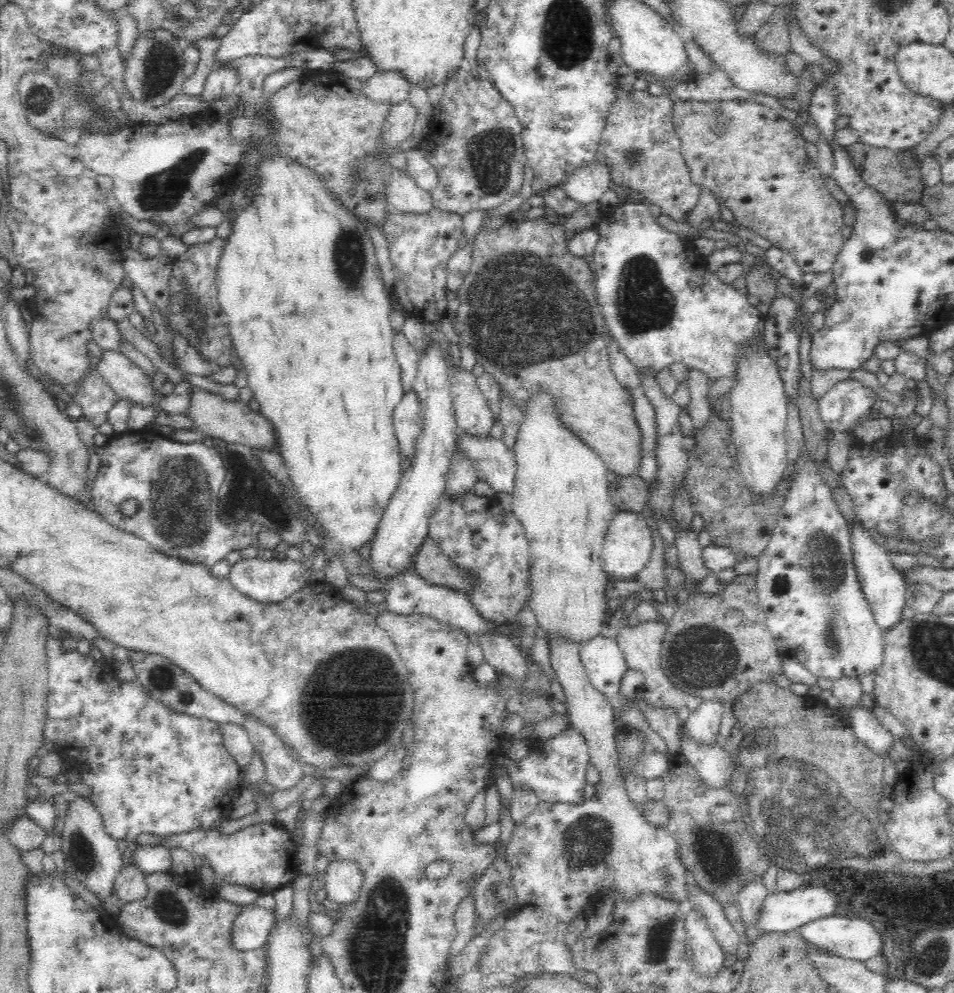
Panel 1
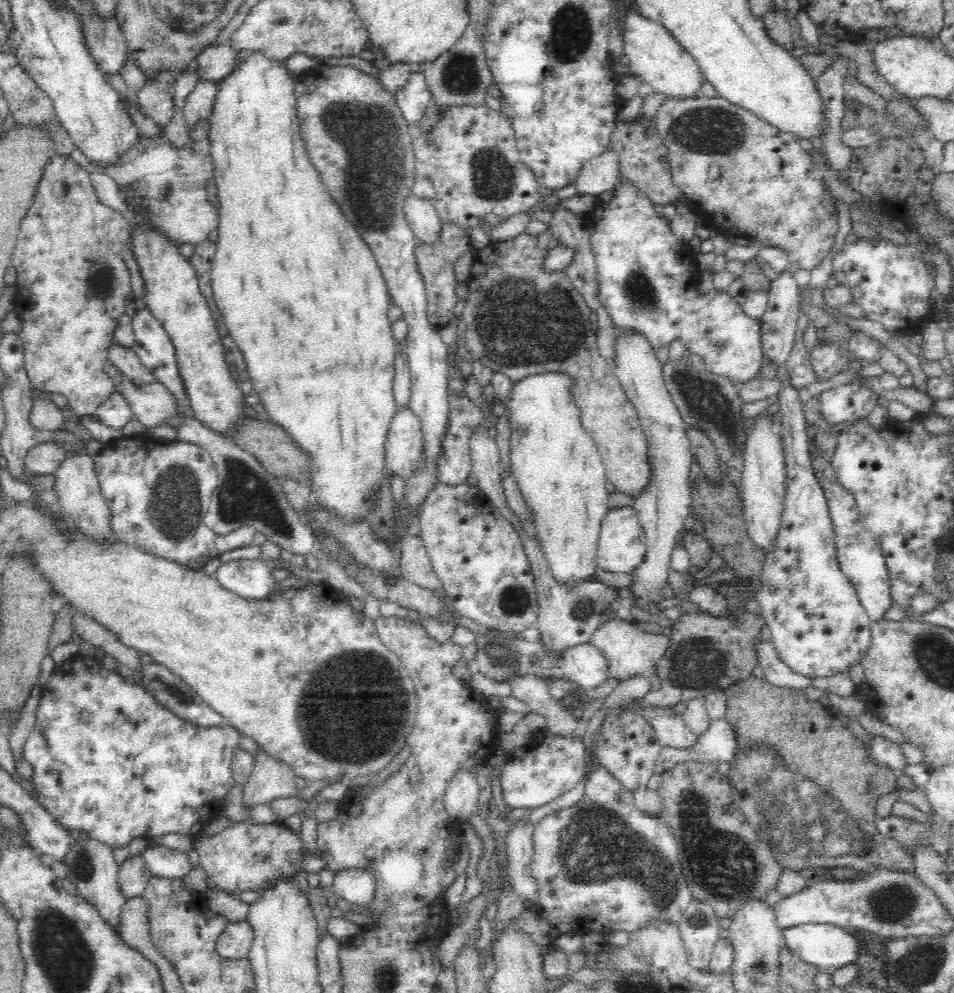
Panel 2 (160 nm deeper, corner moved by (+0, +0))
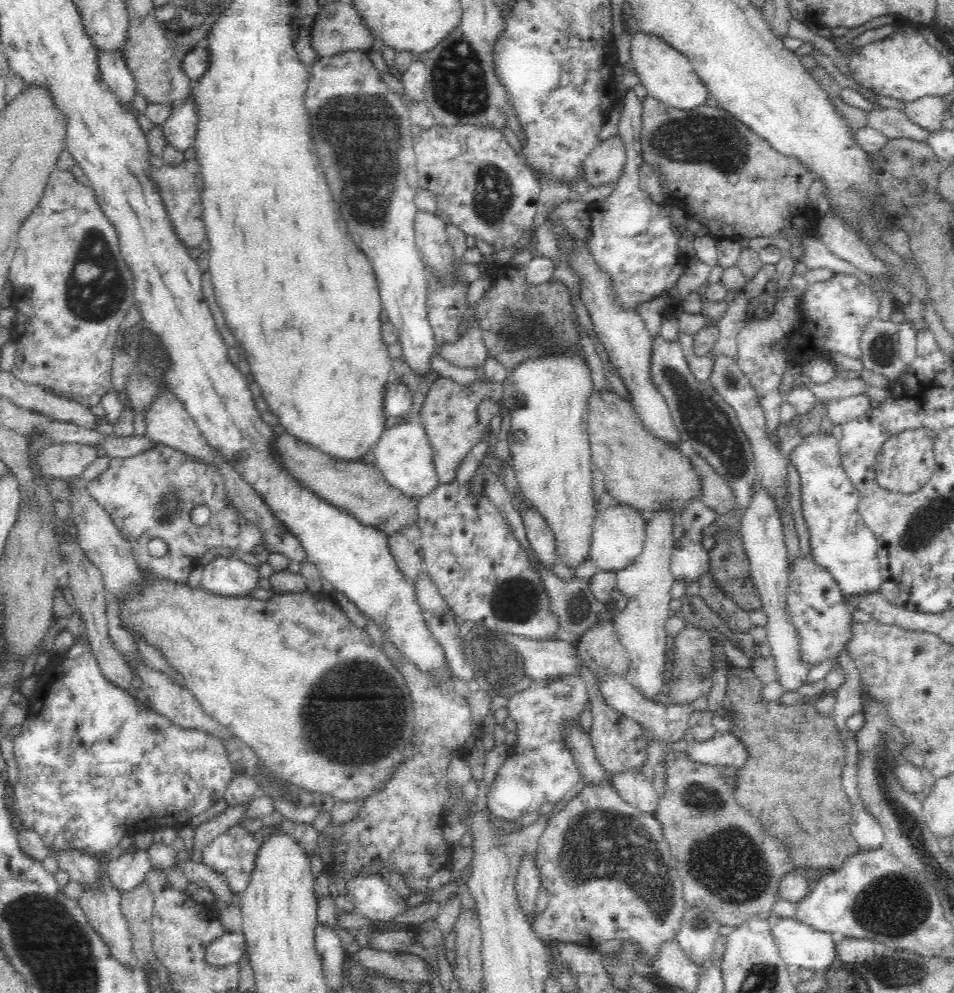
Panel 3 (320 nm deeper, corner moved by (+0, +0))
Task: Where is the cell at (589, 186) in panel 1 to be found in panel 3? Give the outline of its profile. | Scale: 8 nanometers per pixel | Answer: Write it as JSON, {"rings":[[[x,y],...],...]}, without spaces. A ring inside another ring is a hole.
{"rings":[[[618,134],[603,140],[583,162],[582,177],[591,187],[615,185],[626,160],[625,148]]]}

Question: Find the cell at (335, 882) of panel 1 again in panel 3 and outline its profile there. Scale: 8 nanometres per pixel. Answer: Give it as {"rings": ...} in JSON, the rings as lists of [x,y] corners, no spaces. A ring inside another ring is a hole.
{"rings":[[[378,874],[349,877],[344,885],[344,895],[354,904],[354,912],[358,915],[370,921],[387,921],[408,908],[387,882],[387,878]]]}

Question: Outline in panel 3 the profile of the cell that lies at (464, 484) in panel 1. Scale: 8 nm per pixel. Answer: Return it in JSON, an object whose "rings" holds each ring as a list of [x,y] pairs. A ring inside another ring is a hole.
{"rings":[[[483,376],[472,386],[462,386],[446,377],[434,380],[426,394],[426,402],[423,402],[419,420],[424,423],[428,440],[432,445],[433,463],[440,483],[448,484],[456,480],[458,466],[462,464],[466,454],[482,438],[491,434],[490,425],[480,421],[480,417],[478,417],[480,402],[484,399],[492,399],[498,403],[502,398],[503,385],[490,382]]]}

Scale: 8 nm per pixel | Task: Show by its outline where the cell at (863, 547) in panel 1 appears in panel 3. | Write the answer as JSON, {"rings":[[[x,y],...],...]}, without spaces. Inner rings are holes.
{"rings":[[[821,431],[805,434],[801,444],[790,453],[789,461],[800,476],[802,512],[817,562],[828,567],[850,599],[860,600],[881,593],[883,581],[877,560],[877,539],[858,515],[858,490],[844,472],[836,438]]]}

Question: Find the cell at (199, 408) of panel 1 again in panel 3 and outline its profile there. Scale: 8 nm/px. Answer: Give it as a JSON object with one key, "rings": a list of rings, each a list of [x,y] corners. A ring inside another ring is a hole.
{"rings":[[[288,431],[273,436],[271,450],[277,456],[281,469],[301,488],[306,488],[341,511],[349,513],[361,524],[374,526],[390,535],[398,533],[398,530],[406,524],[417,522],[416,500],[407,498],[400,489],[388,483],[383,474],[372,464],[333,459]]]}

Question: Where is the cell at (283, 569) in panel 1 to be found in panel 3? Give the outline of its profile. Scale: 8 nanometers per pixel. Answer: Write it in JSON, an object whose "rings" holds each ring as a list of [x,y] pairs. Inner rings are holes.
{"rings":[[[218,556],[211,563],[204,566],[200,586],[222,596],[248,597],[250,592],[259,590],[261,577],[261,574],[258,574],[258,568],[252,566],[252,564],[246,564],[246,562],[234,557]]]}

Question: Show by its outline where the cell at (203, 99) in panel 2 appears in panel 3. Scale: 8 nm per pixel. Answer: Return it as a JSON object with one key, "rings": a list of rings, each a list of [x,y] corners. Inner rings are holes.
{"rings":[[[192,94],[180,106],[175,106],[172,115],[163,122],[166,142],[182,151],[193,146],[201,117],[199,113],[199,105]]]}

